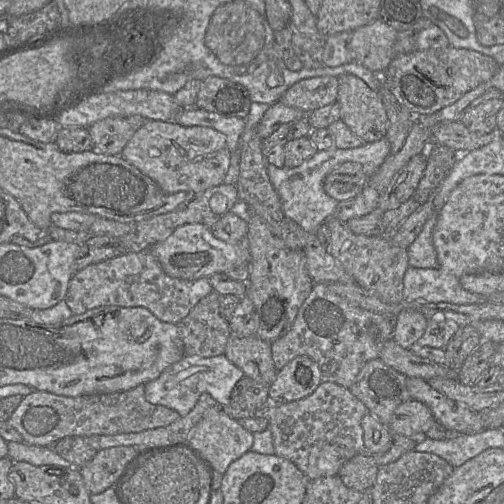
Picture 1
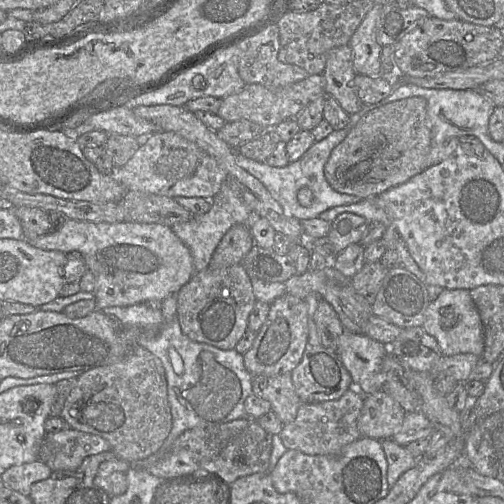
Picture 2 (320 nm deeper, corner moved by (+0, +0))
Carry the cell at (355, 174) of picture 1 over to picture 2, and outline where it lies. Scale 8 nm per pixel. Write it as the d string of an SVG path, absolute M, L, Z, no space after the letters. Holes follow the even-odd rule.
M418 96L402 99L365 114L347 137L332 150L324 166L324 175L336 192L353 195L360 200L375 198L426 170L430 147L431 131L427 120L426 99Z

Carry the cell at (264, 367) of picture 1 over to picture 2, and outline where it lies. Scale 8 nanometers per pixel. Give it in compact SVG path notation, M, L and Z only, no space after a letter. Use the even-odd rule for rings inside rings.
M290 373L253 376L252 391L270 403L271 410L283 424L295 419L301 401L295 392Z

